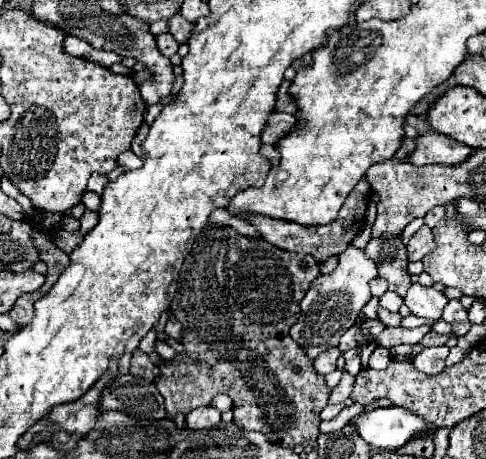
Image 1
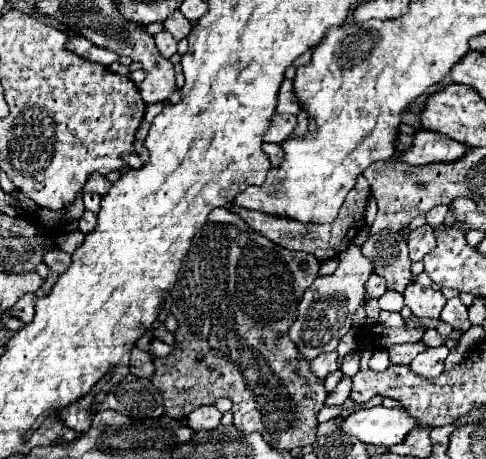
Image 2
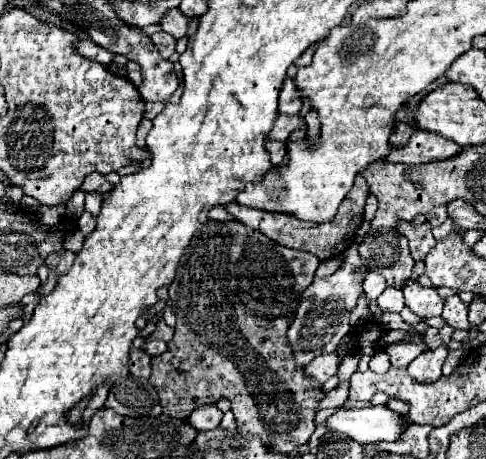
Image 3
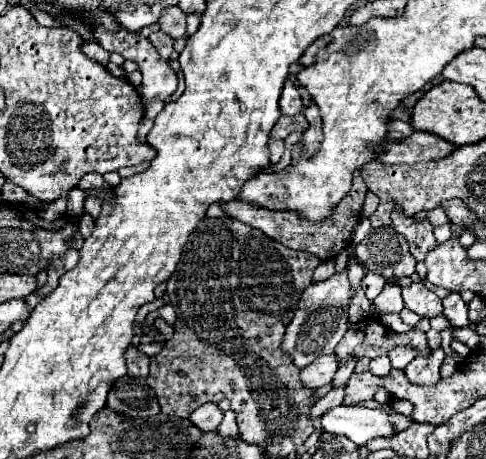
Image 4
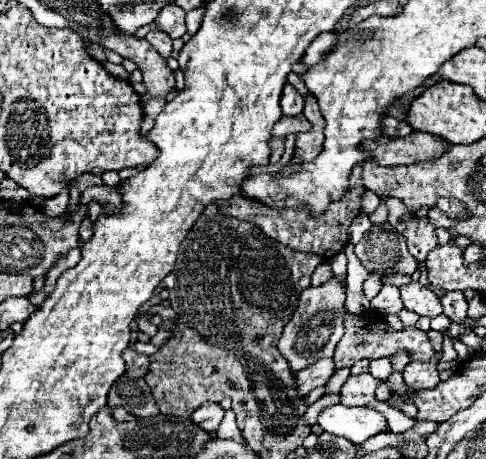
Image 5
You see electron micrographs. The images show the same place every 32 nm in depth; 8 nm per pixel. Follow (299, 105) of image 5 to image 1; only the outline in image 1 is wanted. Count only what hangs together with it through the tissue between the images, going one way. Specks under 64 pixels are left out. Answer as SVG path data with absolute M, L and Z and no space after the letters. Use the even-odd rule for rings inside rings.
M284 80L284 82L280 84L280 88L278 88L274 112L288 112L288 114L294 114L294 112L296 112L294 100L290 100L290 96L288 96L288 88L290 88L290 82Z

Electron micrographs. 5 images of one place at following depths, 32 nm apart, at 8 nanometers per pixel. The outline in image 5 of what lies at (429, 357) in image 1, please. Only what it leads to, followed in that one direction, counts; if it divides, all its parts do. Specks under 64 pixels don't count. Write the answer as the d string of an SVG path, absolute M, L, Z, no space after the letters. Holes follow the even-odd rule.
M442 352L436 354L436 360L412 360L404 368L404 380L408 386L414 386L416 390L420 388L434 388L440 378L438 378L438 362L442 360Z

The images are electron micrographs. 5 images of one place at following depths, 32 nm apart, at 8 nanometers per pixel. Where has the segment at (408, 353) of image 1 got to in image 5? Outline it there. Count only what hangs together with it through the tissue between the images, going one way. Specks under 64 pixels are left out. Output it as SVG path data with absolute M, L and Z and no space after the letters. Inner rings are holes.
M398 350L396 354L392 354L392 358L390 358L390 362L392 362L392 368L394 368L394 370L398 370L398 372L402 372L402 370L406 368L406 364L410 362L410 354L408 354L406 350Z

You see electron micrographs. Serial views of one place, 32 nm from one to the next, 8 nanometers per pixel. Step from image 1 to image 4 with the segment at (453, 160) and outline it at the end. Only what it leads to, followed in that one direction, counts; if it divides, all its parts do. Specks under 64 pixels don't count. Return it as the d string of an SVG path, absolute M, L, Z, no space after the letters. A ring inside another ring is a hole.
M414 130L412 136L404 142L388 146L384 152L380 152L378 160L382 164L418 164L418 162L430 162L430 160L440 160L452 152L456 144L430 134L430 132L420 132Z

